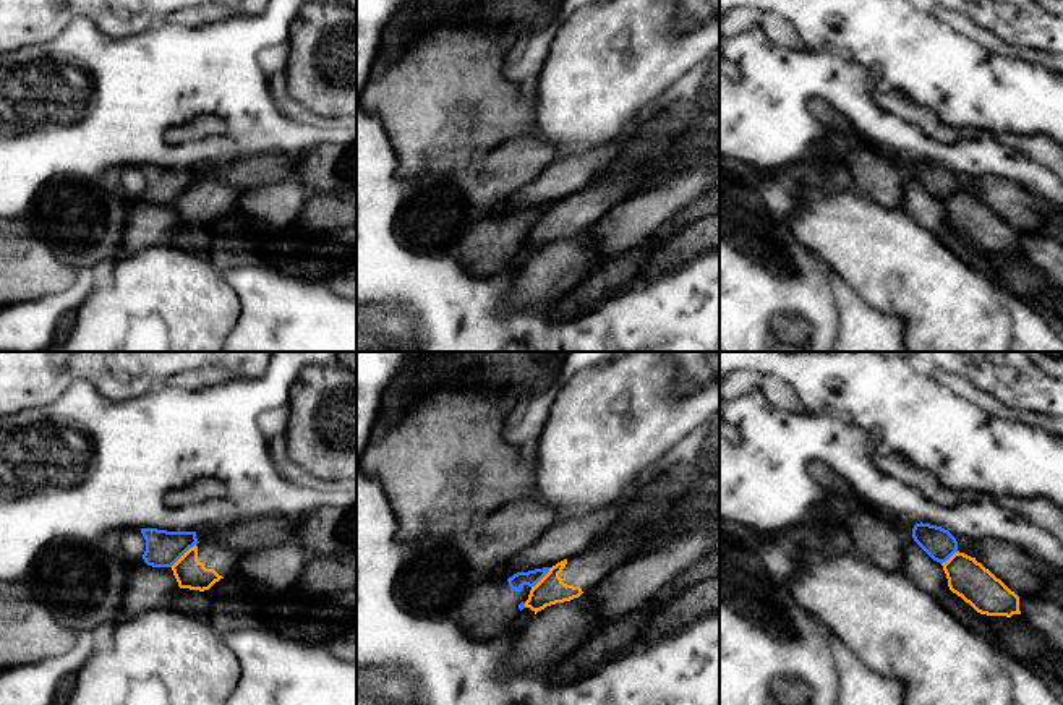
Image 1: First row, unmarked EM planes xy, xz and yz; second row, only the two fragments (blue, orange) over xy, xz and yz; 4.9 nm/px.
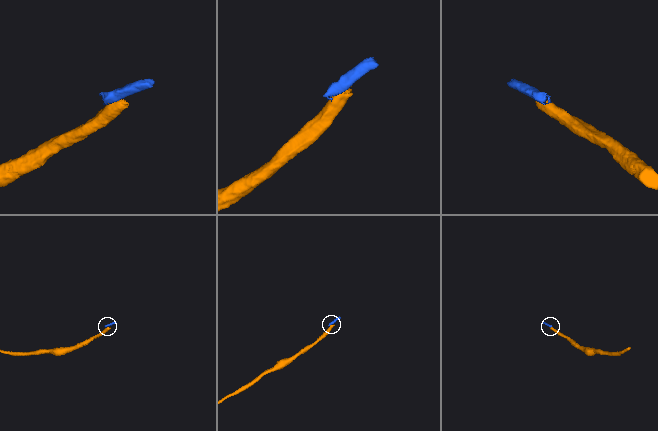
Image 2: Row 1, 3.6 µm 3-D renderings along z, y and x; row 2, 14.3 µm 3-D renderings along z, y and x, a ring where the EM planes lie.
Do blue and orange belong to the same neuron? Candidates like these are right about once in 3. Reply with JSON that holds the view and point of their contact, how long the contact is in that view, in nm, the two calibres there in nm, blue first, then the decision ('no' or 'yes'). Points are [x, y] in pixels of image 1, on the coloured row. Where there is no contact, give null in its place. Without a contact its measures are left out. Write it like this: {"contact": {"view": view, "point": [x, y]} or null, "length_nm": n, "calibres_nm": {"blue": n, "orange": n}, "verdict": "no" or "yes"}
{"contact": {"view": "xy", "point": [182, 555]}, "length_nm": 170, "calibres_nm": {"blue": 180, "orange": 150}, "verdict": "no"}

